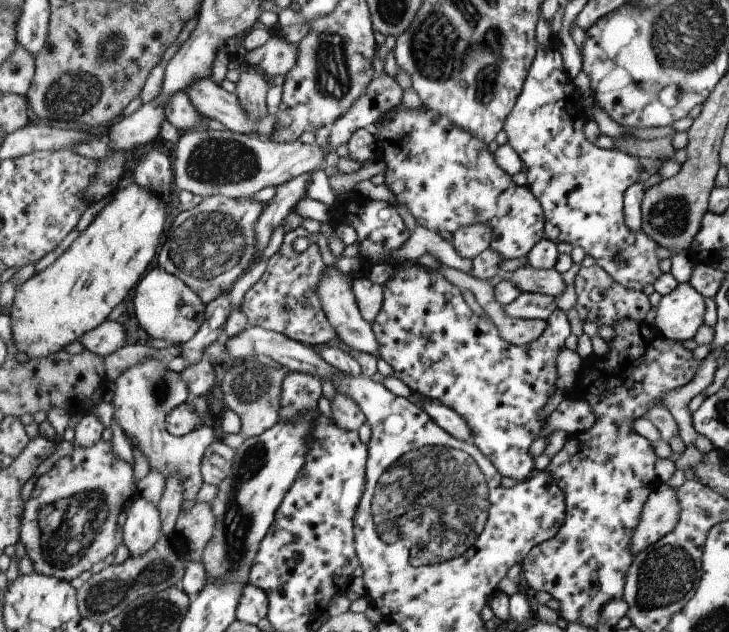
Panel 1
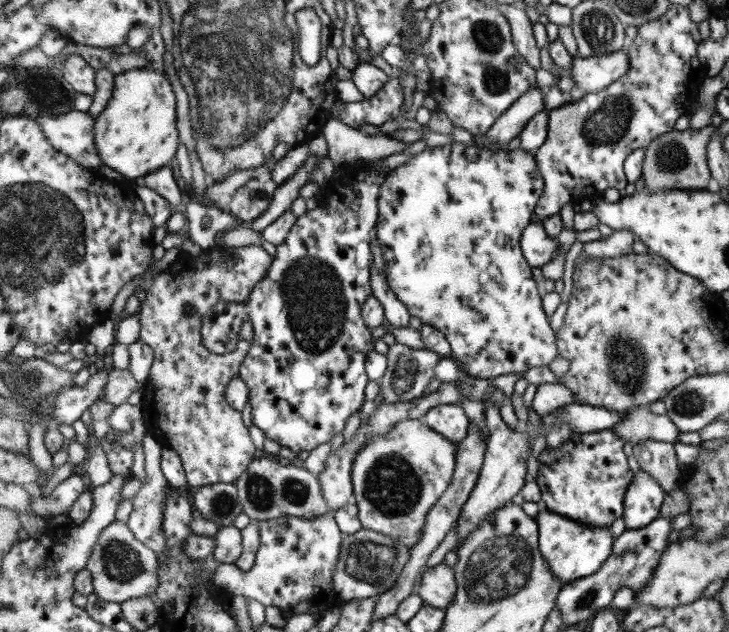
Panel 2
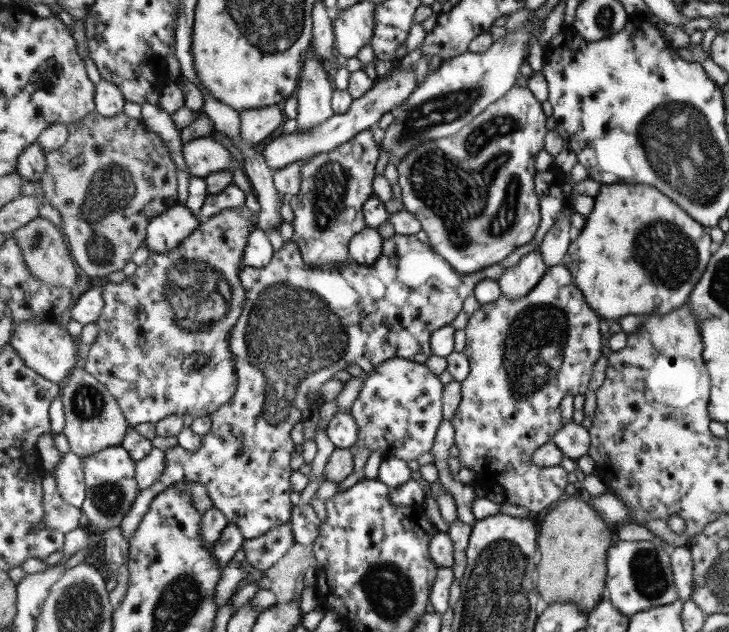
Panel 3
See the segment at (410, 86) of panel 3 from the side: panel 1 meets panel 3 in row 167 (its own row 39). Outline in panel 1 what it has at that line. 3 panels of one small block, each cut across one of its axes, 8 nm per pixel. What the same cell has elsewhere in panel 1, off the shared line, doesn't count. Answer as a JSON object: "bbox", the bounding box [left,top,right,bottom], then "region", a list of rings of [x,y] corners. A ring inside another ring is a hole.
{"bbox":[244,33,300,79],"region":[[[277,33],[265,44],[246,54],[244,63],[261,72],[270,79],[275,76],[286,76],[292,72],[300,60],[300,50],[295,44],[289,44],[283,36]]]}

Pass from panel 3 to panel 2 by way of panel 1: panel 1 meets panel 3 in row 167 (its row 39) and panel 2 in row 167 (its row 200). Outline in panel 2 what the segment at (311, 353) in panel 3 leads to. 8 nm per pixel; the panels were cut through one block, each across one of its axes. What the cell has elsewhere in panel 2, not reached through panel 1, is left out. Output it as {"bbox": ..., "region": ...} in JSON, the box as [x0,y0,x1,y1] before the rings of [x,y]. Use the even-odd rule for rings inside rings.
{"bbox":[535,3,707,220],"region":[[[673,3],[671,11],[669,11],[668,14],[661,16],[661,18],[655,21],[647,22],[638,28],[636,39],[630,42],[627,46],[629,52],[629,65],[631,68],[629,68],[629,72],[627,72],[621,80],[613,81],[603,90],[599,90],[595,93],[586,93],[585,96],[579,100],[567,102],[566,104],[563,104],[560,107],[555,107],[549,111],[550,121],[547,141],[541,149],[535,151],[537,162],[540,165],[543,178],[545,179],[544,193],[541,195],[539,204],[536,208],[536,214],[540,216],[541,220],[559,214],[559,212],[563,210],[563,206],[567,206],[569,203],[576,204],[582,196],[598,198],[603,194],[603,192],[605,192],[605,190],[609,190],[609,188],[621,190],[621,188],[625,188],[625,186],[627,186],[627,183],[629,182],[626,177],[626,172],[624,171],[624,164],[625,161],[628,160],[629,154],[637,149],[647,149],[647,146],[650,146],[653,140],[657,140],[657,138],[660,138],[663,134],[674,131],[677,121],[697,104],[700,88],[707,80],[705,75],[705,64],[699,60],[698,48],[703,42],[704,39],[700,34],[700,24],[691,20],[688,8]]]}

